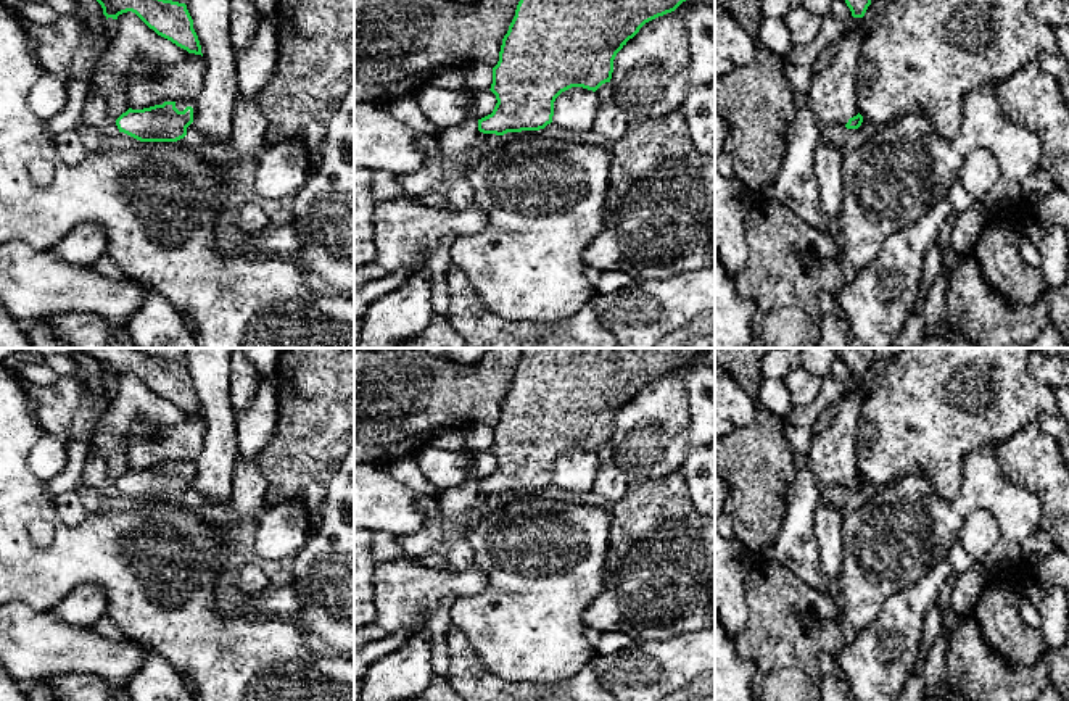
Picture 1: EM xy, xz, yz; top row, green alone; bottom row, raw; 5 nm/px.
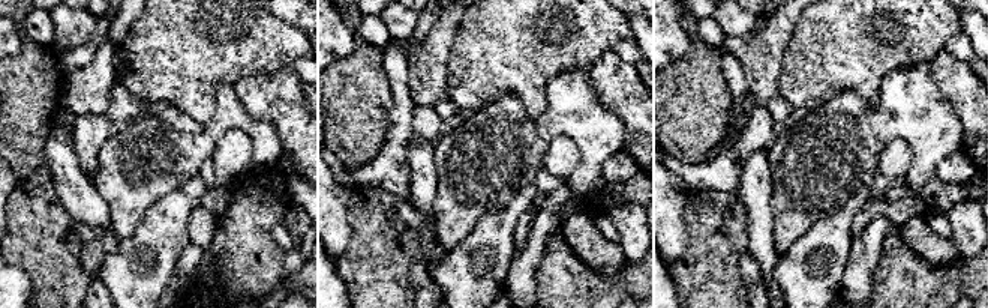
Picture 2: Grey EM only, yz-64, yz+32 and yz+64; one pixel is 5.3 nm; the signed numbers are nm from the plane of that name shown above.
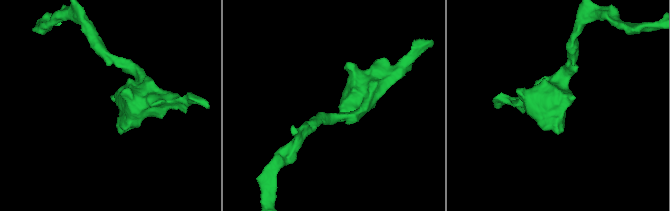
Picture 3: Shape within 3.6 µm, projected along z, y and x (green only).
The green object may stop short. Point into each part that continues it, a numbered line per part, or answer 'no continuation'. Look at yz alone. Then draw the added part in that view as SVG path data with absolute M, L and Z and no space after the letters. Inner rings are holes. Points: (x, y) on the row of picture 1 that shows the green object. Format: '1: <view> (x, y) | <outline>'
no continuation

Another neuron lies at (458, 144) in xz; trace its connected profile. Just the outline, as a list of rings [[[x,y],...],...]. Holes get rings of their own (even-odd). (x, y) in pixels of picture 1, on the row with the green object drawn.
[[[467,119],[459,126],[441,129],[436,135],[441,142],[441,153],[449,160],[449,169],[459,172],[475,153],[478,119]]]

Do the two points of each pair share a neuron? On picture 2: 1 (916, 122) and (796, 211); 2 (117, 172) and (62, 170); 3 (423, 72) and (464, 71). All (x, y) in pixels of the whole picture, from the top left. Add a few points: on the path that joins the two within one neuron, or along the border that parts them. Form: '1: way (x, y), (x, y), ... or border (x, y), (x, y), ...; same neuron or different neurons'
1: way (886, 122), (825, 181); same neuron
2: border (92, 182), (110, 212); different neurons
3: border (456, 36), (449, 60), (447, 98); different neurons

